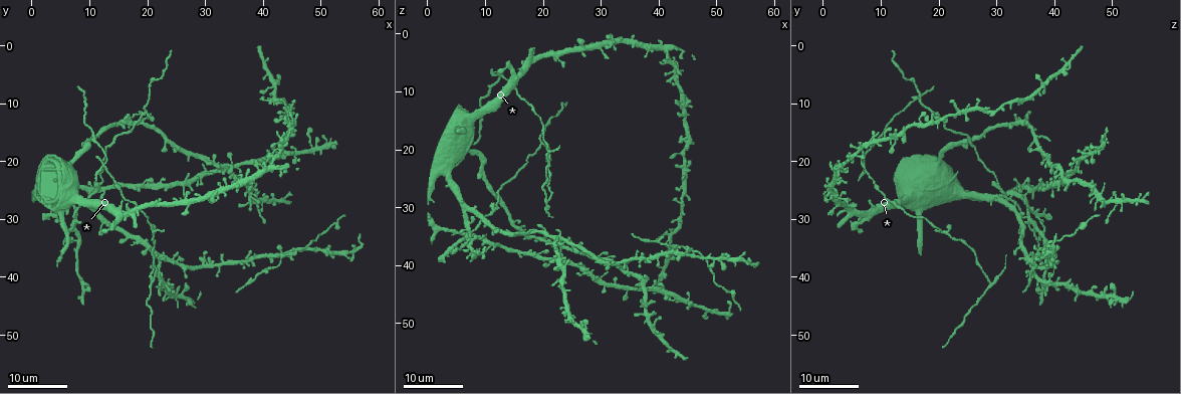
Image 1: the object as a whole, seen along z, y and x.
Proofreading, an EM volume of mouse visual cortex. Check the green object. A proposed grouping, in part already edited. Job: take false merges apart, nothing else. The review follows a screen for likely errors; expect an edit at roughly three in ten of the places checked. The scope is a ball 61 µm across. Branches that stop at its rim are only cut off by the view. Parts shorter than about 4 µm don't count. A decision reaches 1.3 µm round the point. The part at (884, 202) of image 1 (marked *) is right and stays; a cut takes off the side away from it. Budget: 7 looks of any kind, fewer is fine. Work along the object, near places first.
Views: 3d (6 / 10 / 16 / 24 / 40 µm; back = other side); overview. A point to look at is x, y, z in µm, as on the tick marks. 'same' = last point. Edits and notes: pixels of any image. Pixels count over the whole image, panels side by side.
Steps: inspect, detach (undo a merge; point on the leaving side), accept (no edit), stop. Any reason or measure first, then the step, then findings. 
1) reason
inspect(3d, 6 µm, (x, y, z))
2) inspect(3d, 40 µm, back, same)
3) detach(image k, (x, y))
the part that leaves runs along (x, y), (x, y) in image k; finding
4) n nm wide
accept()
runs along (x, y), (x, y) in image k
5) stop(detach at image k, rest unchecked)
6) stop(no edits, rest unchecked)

inspect(3d, 24 µm, (11.5, 23.5, 30.5))

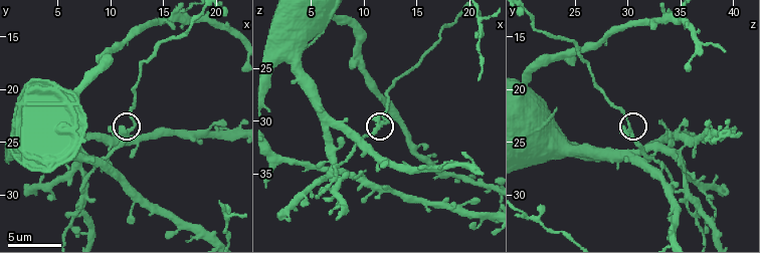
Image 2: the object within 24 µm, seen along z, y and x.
zoom in
inspect(3d, 10 µm, (11.6, 24.0, 30.0))

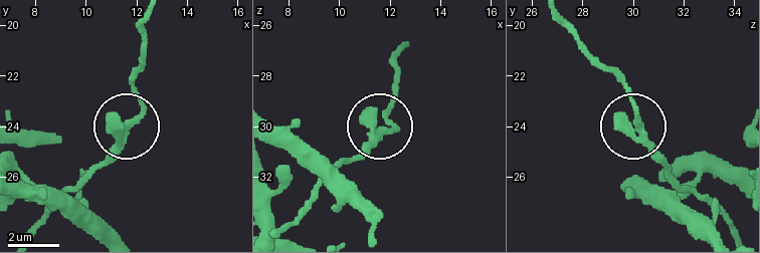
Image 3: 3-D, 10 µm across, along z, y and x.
290 nm wide
accept()
one neuron here

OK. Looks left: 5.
three-way junction
inspect(3d, 24 µm, (20.5, 41.5, 29.0))

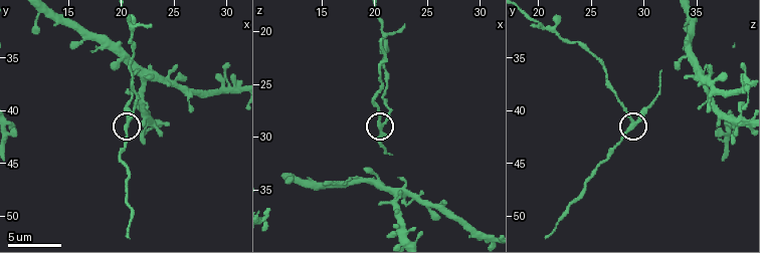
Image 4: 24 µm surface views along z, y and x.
zoom in
inspect(3d, 6 µm, (20.6, 41.0, 29.6))

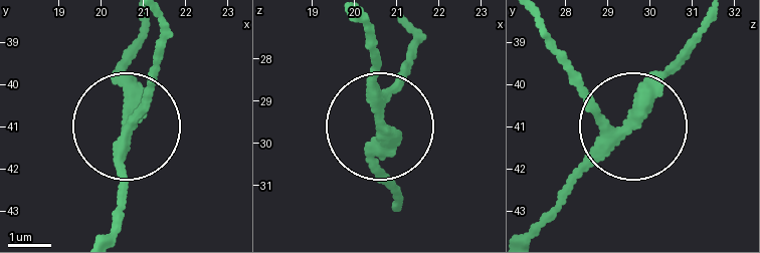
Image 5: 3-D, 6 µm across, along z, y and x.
accept()
runs along (529, 16), (572, 81), (626, 124), (647, 81), (688, 41) in image 5; one neuron here

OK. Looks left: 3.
small branch off a trunk
inspect(3d, 10 µm, (7.4, 32.0, 37.2))

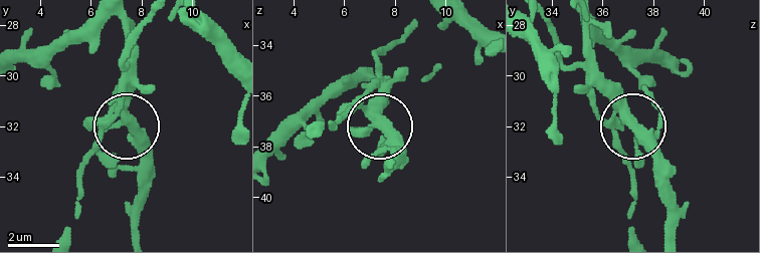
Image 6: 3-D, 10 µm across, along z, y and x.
accept()
runs along (125, 16), (127, 119), (77, 170) in image 6; continuous, no second neuron

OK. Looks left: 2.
three arms meet
inspect(3d, 16 µm, (21.0, 32.4, 21.4))

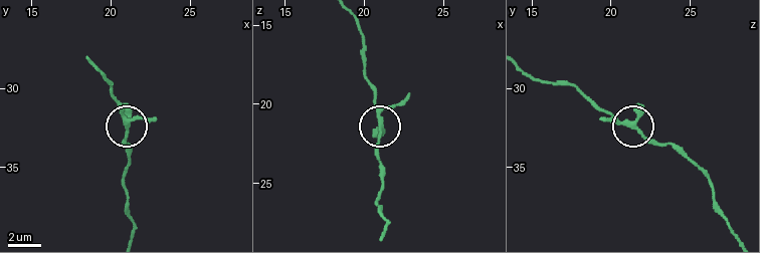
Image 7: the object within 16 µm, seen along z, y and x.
closer look
inspect(3d, 6 µm, (21.0, 32.5, 21.6))

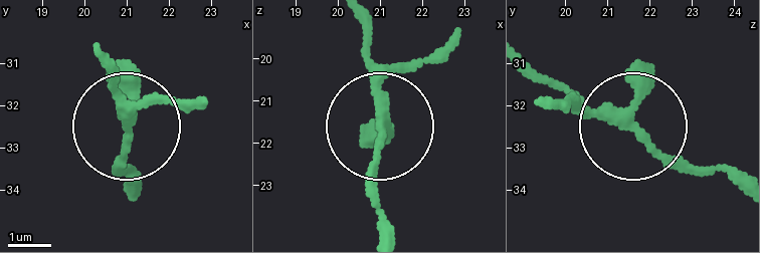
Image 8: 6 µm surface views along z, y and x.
3 arms
accept()
runs along (361, 25), (379, 78), (379, 230) in image 8; continuous, no second neuron

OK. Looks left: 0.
stop(no edits, rest unchecked)

